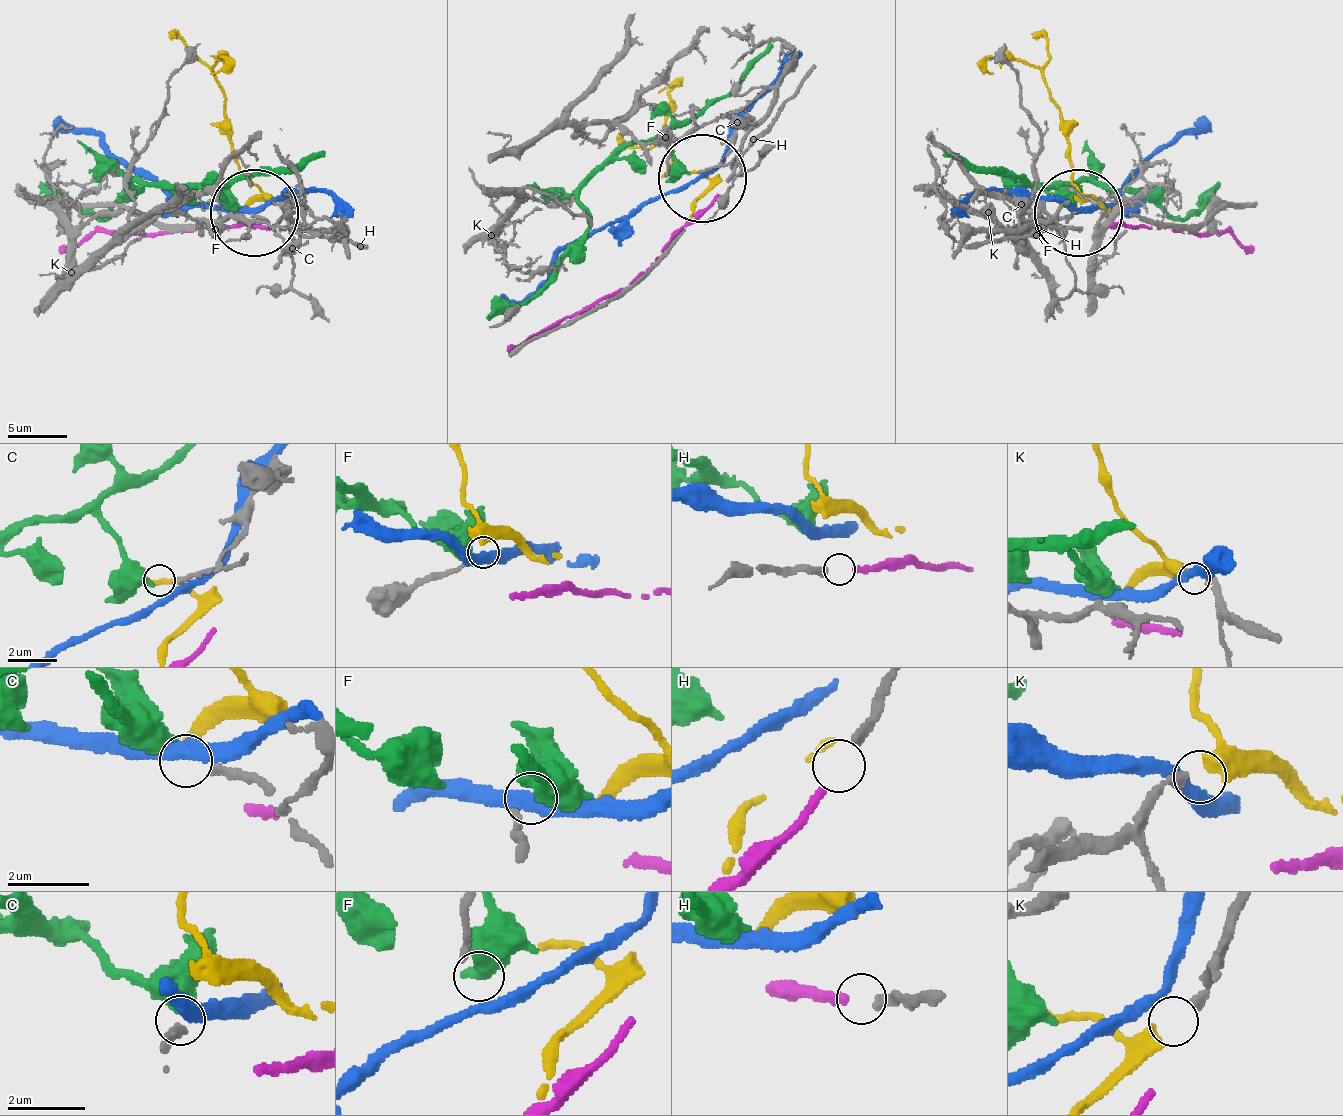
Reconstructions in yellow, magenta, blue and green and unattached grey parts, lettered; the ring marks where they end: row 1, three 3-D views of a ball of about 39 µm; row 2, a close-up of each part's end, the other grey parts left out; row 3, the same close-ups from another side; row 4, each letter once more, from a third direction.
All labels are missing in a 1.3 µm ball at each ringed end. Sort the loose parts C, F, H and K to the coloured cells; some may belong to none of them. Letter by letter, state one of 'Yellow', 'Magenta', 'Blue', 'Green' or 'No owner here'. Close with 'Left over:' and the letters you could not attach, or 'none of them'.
C: Green
F: No owner here
H: Magenta
K: Yellow
Left over: F

